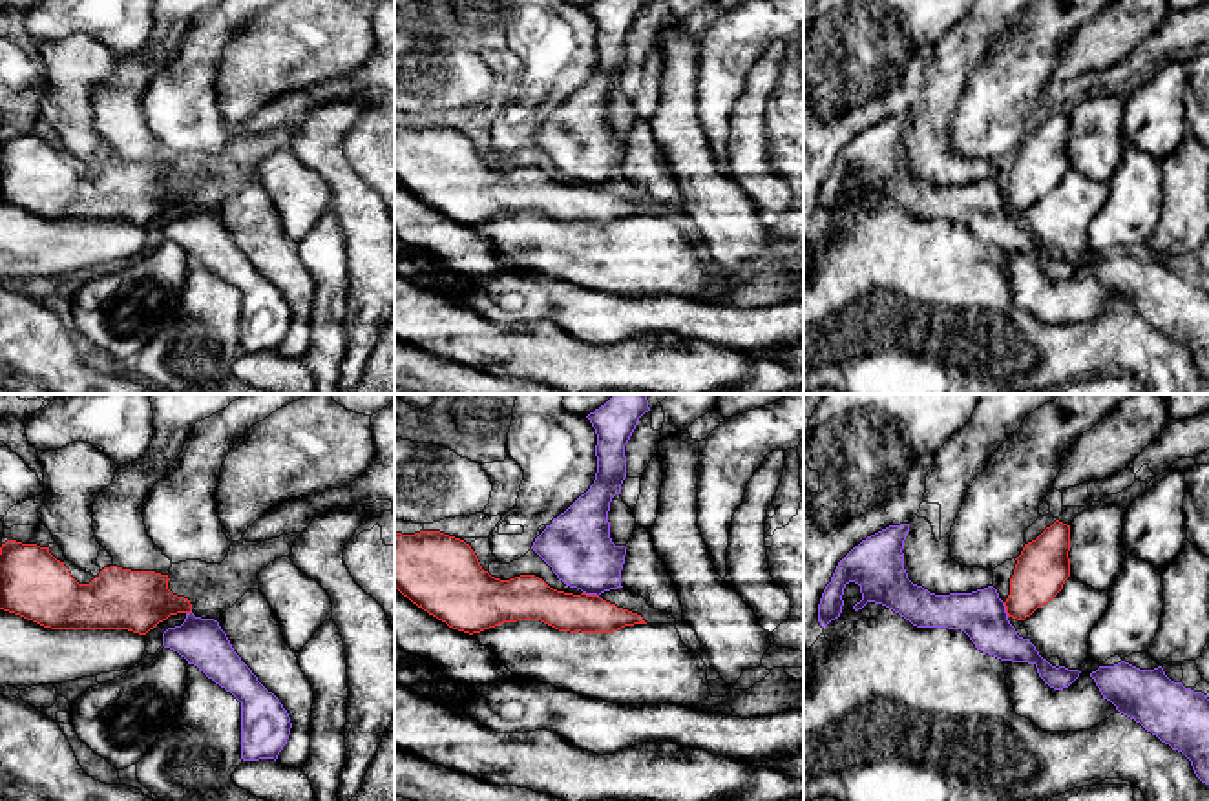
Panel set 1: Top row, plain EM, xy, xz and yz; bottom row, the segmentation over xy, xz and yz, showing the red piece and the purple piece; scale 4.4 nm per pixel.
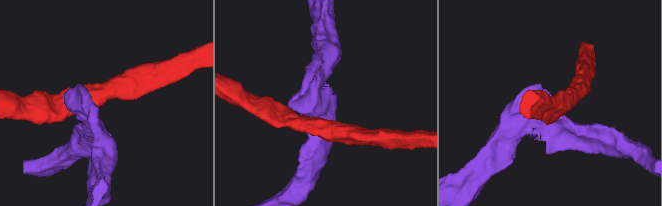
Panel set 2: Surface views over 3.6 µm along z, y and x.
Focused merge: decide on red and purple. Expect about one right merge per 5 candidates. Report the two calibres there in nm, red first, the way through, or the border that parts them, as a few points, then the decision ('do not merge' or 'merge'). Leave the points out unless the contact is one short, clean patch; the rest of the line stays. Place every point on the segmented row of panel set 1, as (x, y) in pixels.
180/300 nm | along xz (583, 592), (598, 597) | do not merge

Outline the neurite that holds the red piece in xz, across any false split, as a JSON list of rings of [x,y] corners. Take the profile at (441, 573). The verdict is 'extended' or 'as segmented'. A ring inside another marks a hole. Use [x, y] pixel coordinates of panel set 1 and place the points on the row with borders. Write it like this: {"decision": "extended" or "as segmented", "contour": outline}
{"decision": "as segmented", "contour": [[[394,531],[394,588],[469,635],[517,620],[541,620],[570,633],[612,633],[647,624],[641,615],[597,595],[557,591],[535,575],[495,578],[482,569],[469,544],[440,531]]]}

